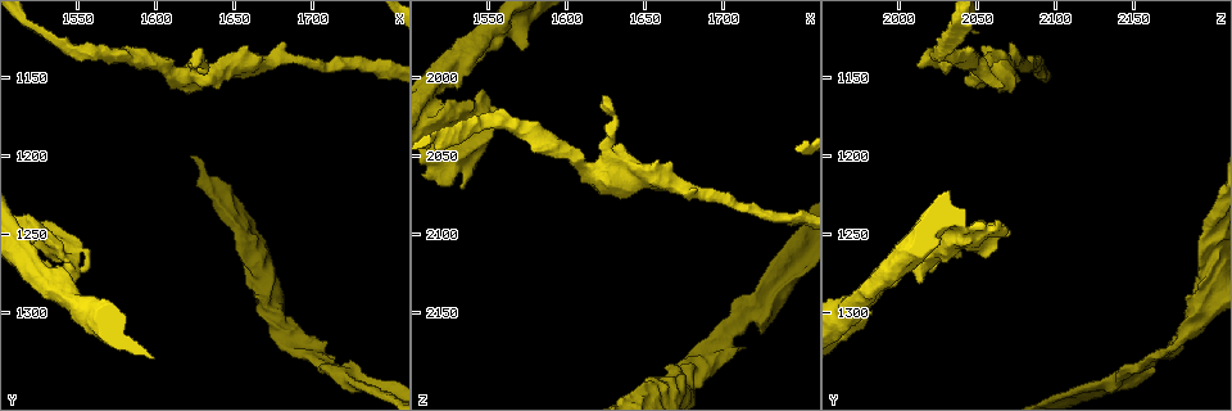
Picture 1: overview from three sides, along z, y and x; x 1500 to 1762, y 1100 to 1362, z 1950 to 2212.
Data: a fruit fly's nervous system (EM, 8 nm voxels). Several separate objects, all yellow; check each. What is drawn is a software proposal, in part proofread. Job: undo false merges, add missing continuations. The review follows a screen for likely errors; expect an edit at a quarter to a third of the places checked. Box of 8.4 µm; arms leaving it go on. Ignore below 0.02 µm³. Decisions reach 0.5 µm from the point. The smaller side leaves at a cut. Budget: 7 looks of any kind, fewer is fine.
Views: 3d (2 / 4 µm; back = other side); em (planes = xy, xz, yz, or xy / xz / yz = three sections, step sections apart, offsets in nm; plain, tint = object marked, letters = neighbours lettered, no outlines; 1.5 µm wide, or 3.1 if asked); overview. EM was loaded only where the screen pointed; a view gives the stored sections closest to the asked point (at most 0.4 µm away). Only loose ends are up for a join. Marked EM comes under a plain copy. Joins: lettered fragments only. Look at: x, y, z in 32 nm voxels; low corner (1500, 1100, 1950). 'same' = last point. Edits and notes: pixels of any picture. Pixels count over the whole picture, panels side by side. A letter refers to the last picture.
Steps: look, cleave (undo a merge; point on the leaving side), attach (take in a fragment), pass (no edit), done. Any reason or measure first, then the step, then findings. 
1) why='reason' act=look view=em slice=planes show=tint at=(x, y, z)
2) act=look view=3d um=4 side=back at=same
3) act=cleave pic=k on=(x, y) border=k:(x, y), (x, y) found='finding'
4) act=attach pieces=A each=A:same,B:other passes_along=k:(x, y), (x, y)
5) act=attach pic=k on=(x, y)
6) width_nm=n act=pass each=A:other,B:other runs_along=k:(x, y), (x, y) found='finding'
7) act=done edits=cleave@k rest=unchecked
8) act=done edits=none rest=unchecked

why='branch stops here' act=look view=em slice=xy step=4 show=letters at=(1726, 1334, 2164)

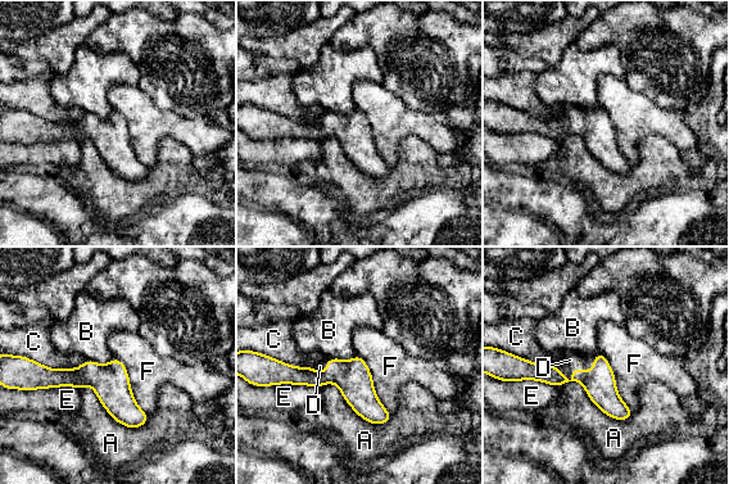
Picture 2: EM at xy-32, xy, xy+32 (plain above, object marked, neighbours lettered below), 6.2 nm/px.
act=attach pieces=D each=A:other,B:other,C:other,D:same,E:other,F:other passes_along=2:(600, 384), (574, 367), (570, 360) found='it goes on there'

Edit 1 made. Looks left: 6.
why='branch stops here' act=look view=3d um=4 side=back at=(1622, 1142, 2012)

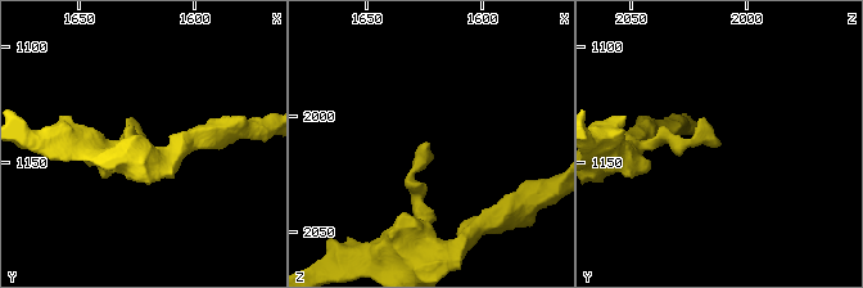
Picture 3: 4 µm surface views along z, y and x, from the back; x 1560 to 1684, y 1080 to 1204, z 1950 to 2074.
why='shape alone is not enough' act=look view=em slice=yz step=4 show=letters at=(1621, 1141, 2012)

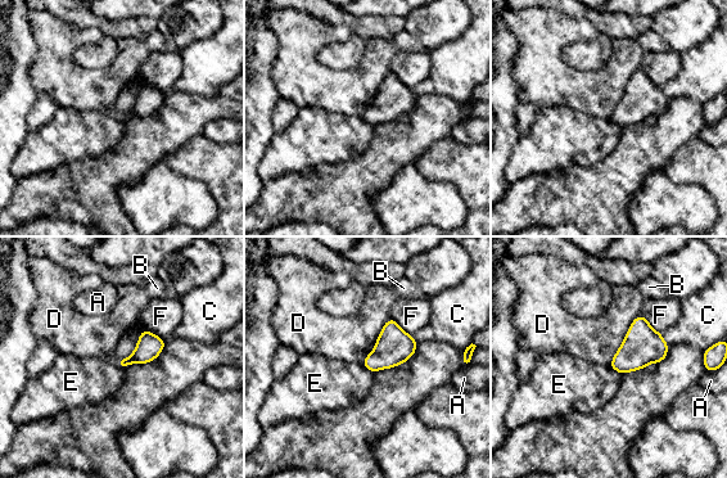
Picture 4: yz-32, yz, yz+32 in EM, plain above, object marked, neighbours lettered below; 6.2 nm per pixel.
act=look view=em slice=planes show=letters at=same

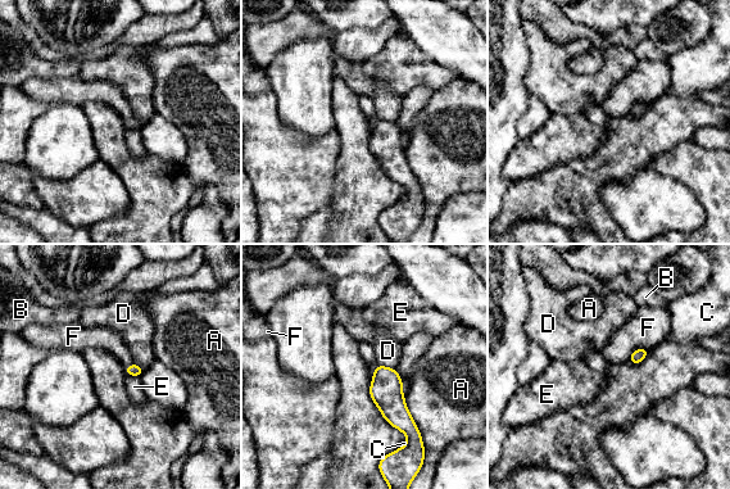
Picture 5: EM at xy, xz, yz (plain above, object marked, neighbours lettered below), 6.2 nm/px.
act=pass each=A:other,B:other,C:other,D:other,E:other,F:other found='none of them fits'

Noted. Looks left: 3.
why='branch stops here' act=look view=3d um=4 at=(1572, 1300, 1980)

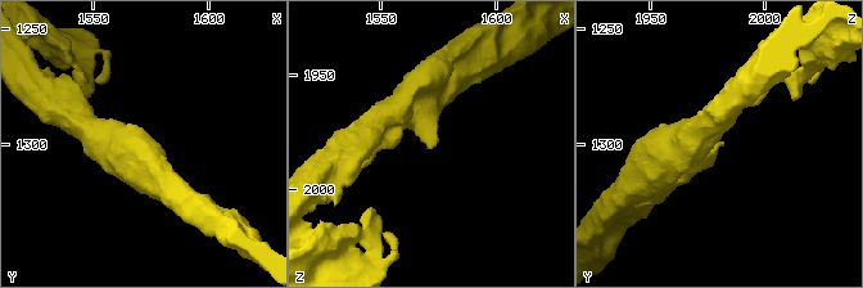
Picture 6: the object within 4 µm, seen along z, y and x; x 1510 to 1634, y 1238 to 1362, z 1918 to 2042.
why='now the EM' act=look view=em slice=planes show=letters at=(1573, 1301, 1982)

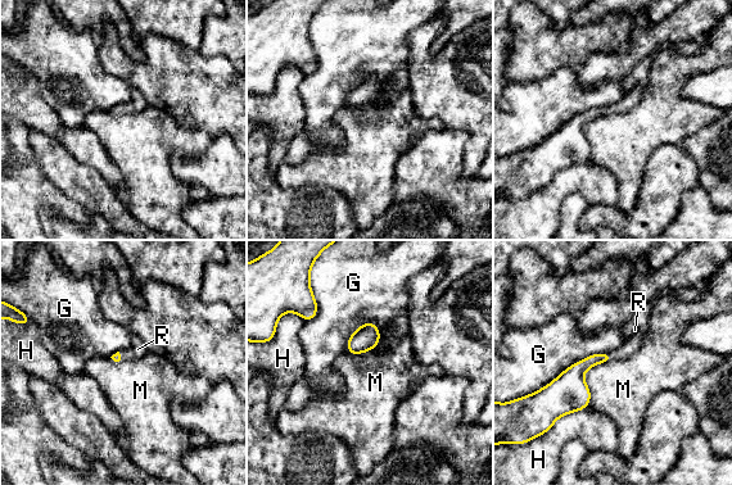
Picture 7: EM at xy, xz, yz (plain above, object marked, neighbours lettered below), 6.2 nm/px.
act=attach pieces=R each=G:other,H:other,M:other,R:same passes_along=7:(574, 374), (610, 357), (635, 330) found='it goes on there'

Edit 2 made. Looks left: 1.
act=done edits=attach@2,attach@7 rest=unchecked

